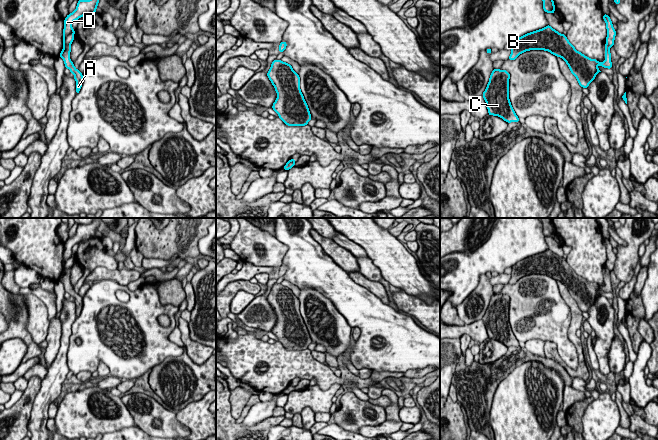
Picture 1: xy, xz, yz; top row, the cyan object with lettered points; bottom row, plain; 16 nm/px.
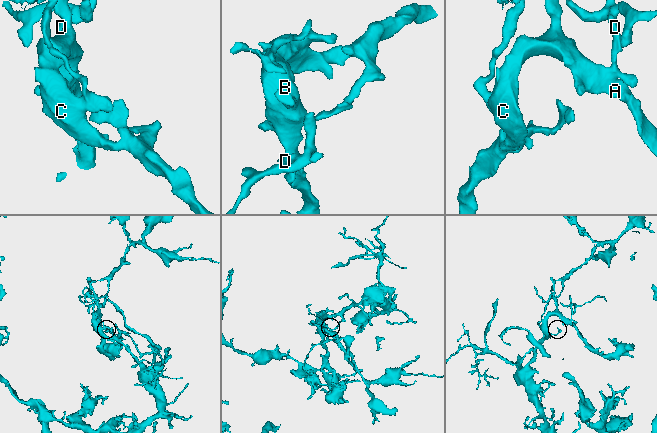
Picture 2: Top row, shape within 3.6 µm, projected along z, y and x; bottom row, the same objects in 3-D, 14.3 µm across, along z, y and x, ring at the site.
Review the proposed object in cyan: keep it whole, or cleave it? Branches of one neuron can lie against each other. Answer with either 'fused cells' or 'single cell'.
fused cells

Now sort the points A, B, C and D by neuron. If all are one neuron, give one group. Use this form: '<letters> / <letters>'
A B C / D

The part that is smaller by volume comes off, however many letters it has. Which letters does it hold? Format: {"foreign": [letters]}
{"foreign": ["D"]}

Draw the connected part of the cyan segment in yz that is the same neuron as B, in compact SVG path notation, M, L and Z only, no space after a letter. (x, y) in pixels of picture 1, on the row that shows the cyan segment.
M549 24L514 40L508 60L513 61L520 54L530 50L544 50L562 58L582 88L588 88L596 75L601 72L597 67L598 65L612 69L610 46L607 43L605 44L606 59L599 62L577 51L566 35L560 34Z

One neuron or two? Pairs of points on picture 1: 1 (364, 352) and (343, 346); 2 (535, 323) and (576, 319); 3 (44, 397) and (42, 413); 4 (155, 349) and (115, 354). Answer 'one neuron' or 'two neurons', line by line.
1: two neurons
2: two neurons
3: one neuron
4: one neuron

